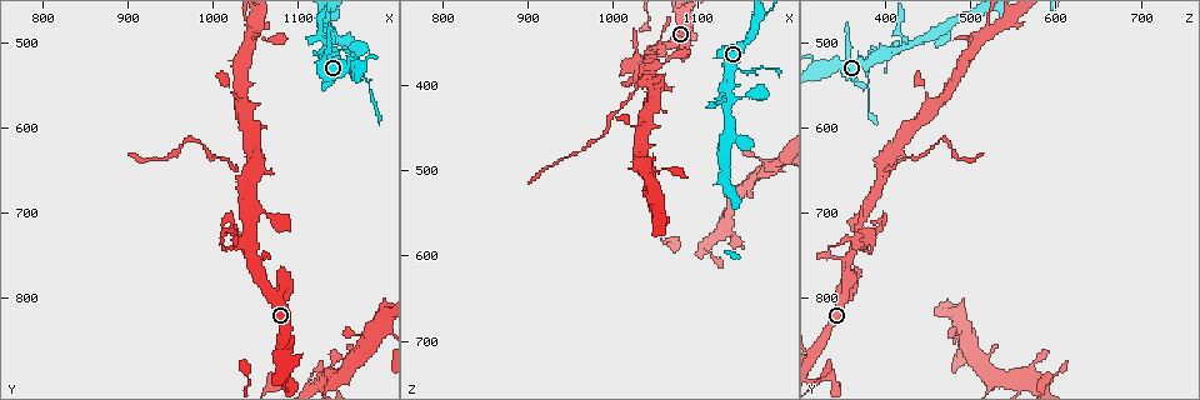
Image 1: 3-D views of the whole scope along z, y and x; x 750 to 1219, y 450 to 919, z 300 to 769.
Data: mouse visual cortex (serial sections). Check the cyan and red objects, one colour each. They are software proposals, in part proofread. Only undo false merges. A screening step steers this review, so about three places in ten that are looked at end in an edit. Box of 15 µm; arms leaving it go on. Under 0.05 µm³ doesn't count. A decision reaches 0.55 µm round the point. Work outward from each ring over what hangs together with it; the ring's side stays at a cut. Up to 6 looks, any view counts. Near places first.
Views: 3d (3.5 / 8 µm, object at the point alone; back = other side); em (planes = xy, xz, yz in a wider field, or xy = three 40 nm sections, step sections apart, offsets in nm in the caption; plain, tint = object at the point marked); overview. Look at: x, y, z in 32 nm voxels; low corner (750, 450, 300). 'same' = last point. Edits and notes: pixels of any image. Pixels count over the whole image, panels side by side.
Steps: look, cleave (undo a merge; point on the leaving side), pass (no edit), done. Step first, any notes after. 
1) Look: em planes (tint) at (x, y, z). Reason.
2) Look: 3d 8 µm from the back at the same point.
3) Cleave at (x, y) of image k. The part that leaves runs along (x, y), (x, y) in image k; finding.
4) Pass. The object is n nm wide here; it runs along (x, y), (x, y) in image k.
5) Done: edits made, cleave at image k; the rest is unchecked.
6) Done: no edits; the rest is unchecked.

Look: 3d 3.5 µm at (1155, 510, 385). Abrupt turn.

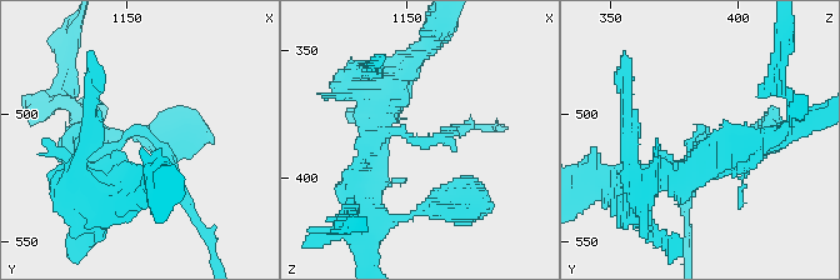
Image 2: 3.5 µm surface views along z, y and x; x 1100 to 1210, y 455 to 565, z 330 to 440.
Look: em xy step 1 (tint) at (1154, 506, 386). The arms are 150, 400 nm wide; need the tissue.

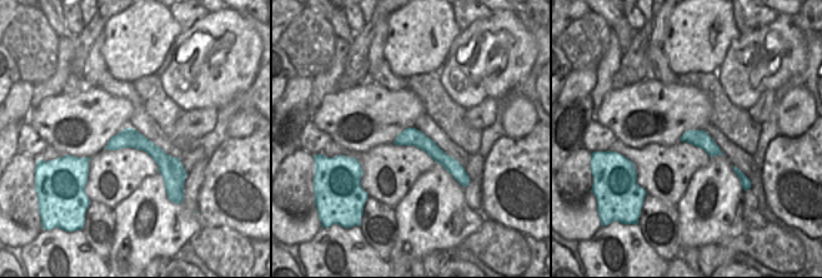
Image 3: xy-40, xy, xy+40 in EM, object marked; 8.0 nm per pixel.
Cleave at (450, 141) of image 2. A second cell is stuck on.

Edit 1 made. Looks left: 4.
Look: overview. See it whole again.

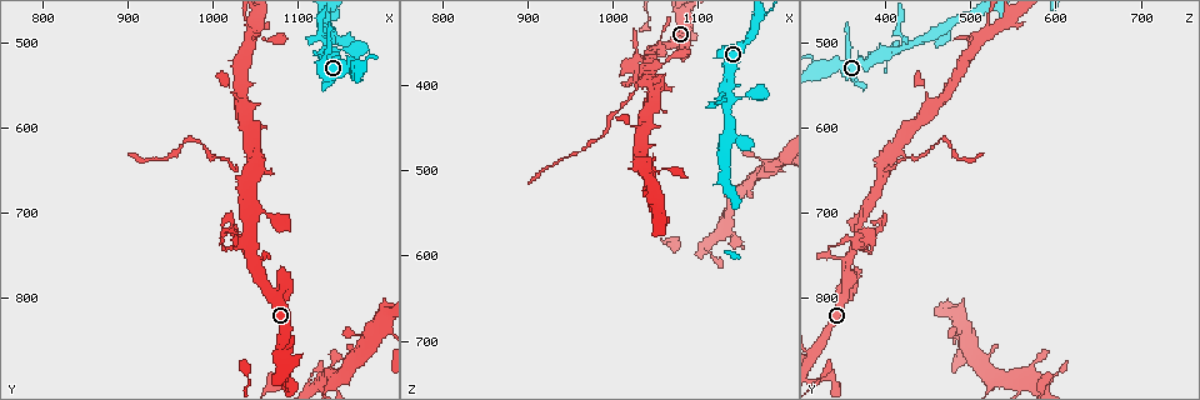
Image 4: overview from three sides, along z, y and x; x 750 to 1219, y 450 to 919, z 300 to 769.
Look: 3d 3.5 µm from the back at (1045, 660, 395).

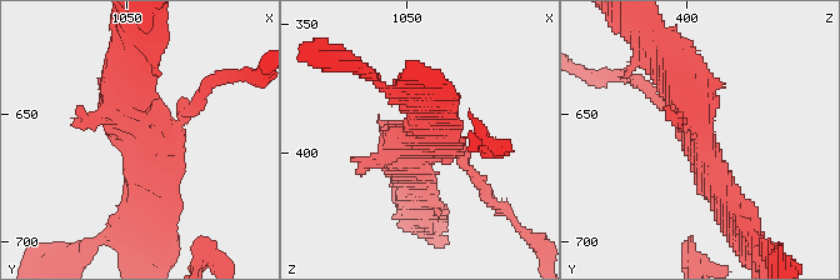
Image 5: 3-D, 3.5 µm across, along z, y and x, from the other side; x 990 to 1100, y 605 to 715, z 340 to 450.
Look: em xy step 3 (plain) at (1043, 660, 396). Need the tissue.

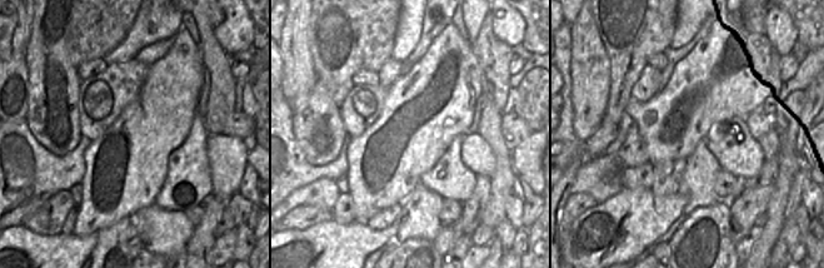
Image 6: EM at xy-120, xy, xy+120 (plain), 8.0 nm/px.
Look: em xy step 3 (tint) at the same point.

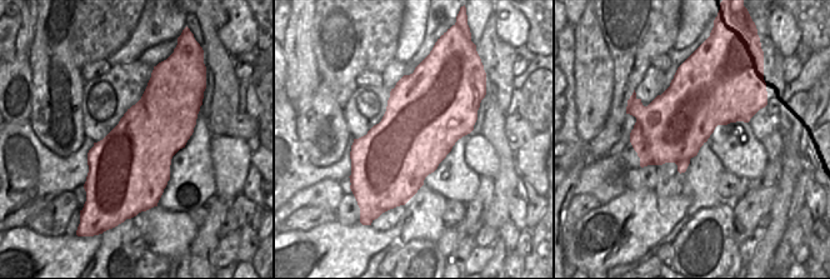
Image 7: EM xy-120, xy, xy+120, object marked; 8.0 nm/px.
Cleave at (198, 98) of image 5. The object is 650 nm wide here; the part that leaves runs along (179, 110), (209, 80), (251, 73) in image 5; a second cell is stuck on.

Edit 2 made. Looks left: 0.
Done: edits made, cleave at image 2, cleave at image 5; the rest is unchecked.

